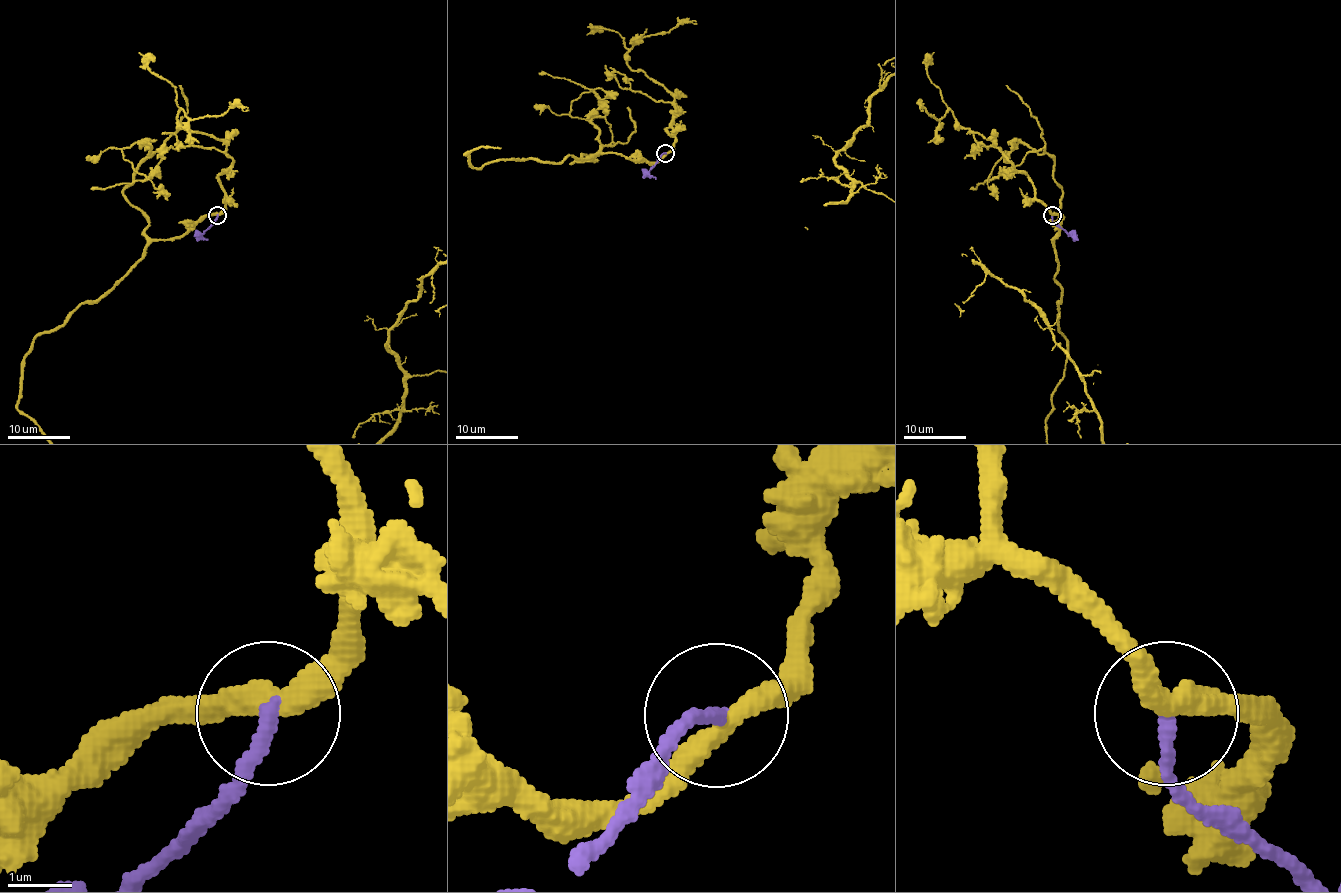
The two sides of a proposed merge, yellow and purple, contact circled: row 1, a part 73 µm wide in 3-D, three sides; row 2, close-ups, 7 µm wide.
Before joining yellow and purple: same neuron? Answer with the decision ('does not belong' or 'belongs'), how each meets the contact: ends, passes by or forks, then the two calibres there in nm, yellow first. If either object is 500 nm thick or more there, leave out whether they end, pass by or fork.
does not belong; yellow passes by; purple ends there; 340 nm thick on the yellow side, 240 nm on the other

